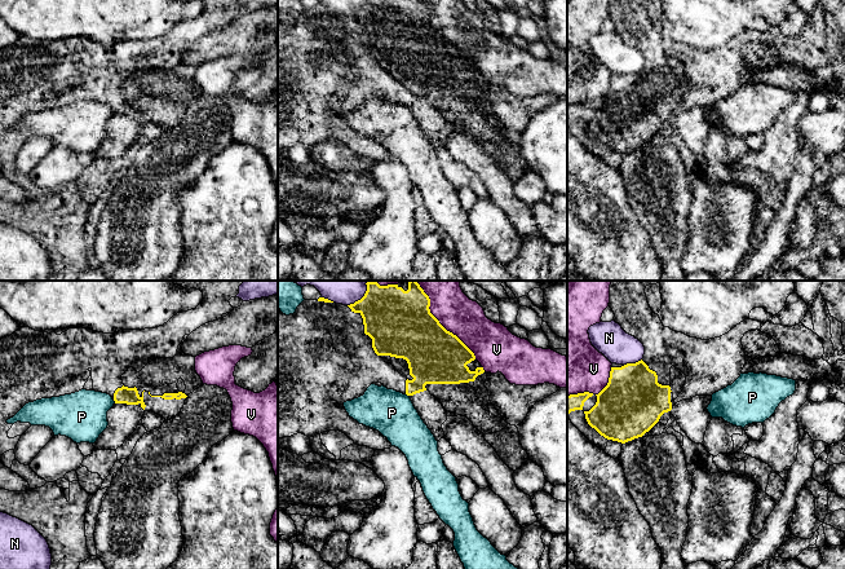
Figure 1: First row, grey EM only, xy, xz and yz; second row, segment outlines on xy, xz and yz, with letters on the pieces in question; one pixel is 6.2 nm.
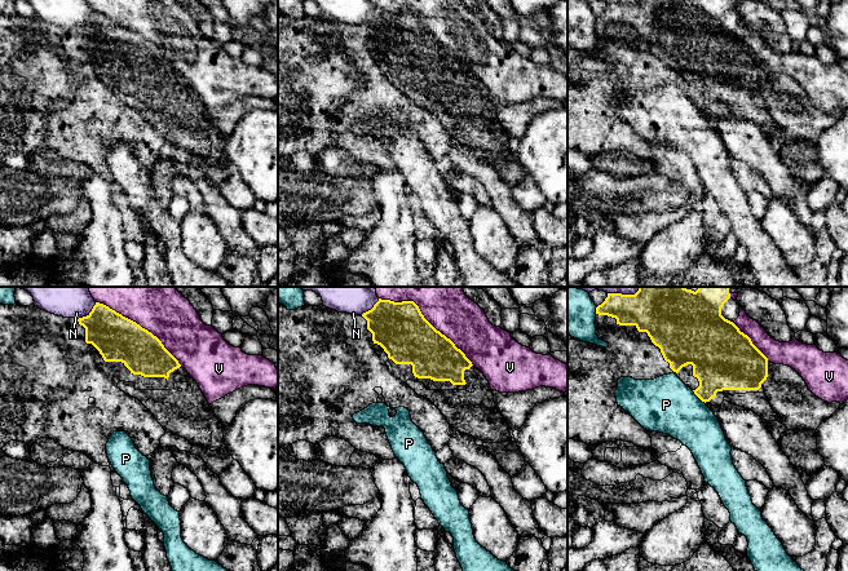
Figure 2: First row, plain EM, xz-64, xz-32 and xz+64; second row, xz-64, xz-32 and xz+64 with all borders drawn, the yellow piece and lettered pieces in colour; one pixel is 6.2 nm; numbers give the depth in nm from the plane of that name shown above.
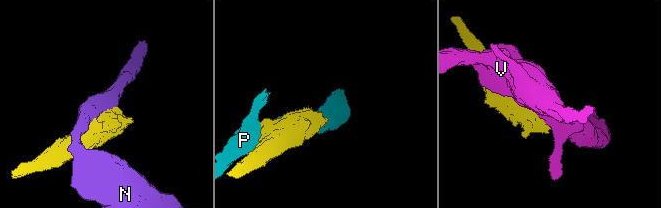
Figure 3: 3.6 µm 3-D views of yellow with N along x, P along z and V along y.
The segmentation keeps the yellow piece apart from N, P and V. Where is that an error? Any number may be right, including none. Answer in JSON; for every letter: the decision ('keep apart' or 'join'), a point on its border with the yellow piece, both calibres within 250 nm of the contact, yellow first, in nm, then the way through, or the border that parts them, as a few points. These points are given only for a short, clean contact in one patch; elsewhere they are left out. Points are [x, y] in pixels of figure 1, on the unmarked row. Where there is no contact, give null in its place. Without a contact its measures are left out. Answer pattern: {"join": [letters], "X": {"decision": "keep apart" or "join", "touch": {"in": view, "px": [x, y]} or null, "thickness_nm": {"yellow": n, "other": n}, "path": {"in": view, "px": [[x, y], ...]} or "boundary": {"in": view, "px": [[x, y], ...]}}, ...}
{"join": [], "N": {"decision": "keep apart", "touch": {"in": "yz", "px": [632, 74]}, "thickness_nm": {"yellow": 400, "other": 200}}, "P": {"decision": "keep apart", "touch": {"in": "xy", "px": [114, 110]}, "thickness_nm": {"yellow": 110, "other": 300}}, "V": {"decision": "keep apart", "touch": {"in": "xz", "px": [442, 36]}, "thickness_nm": {"yellow": 400, "other": 240}}}

